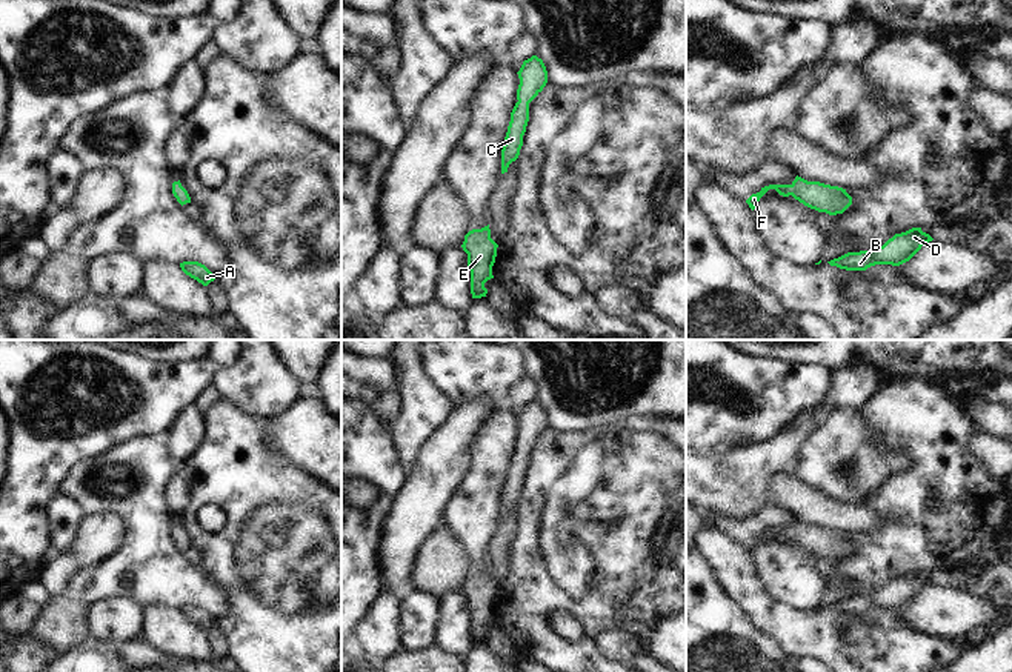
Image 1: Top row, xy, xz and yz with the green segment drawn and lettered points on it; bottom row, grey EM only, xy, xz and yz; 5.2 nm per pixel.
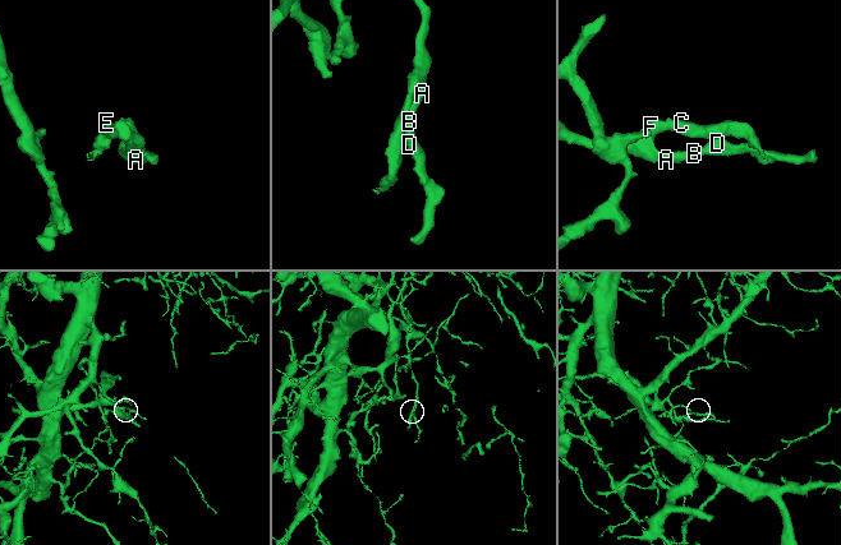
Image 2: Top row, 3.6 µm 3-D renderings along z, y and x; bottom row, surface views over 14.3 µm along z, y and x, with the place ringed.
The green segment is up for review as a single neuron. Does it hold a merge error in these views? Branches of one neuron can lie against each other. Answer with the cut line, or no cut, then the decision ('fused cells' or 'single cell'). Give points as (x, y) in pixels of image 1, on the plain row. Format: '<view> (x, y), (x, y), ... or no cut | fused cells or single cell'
no cut | single cell

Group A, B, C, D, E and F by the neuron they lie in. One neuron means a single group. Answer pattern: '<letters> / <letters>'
A B C D E F

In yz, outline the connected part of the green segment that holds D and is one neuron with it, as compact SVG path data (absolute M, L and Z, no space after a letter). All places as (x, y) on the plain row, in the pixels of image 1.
M912 572L906 577L895 578L883 590L871 595L847 597L827 607L846 615L866 615L875 609L900 610L909 606L923 589L932 584L934 583L923 577L921 572Z

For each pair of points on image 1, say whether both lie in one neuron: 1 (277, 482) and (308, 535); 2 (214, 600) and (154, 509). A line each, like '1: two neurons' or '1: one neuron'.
1: one neuron
2: one neuron

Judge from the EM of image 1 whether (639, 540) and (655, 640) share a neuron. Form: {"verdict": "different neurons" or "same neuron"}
{"verdict": "same neuron"}

